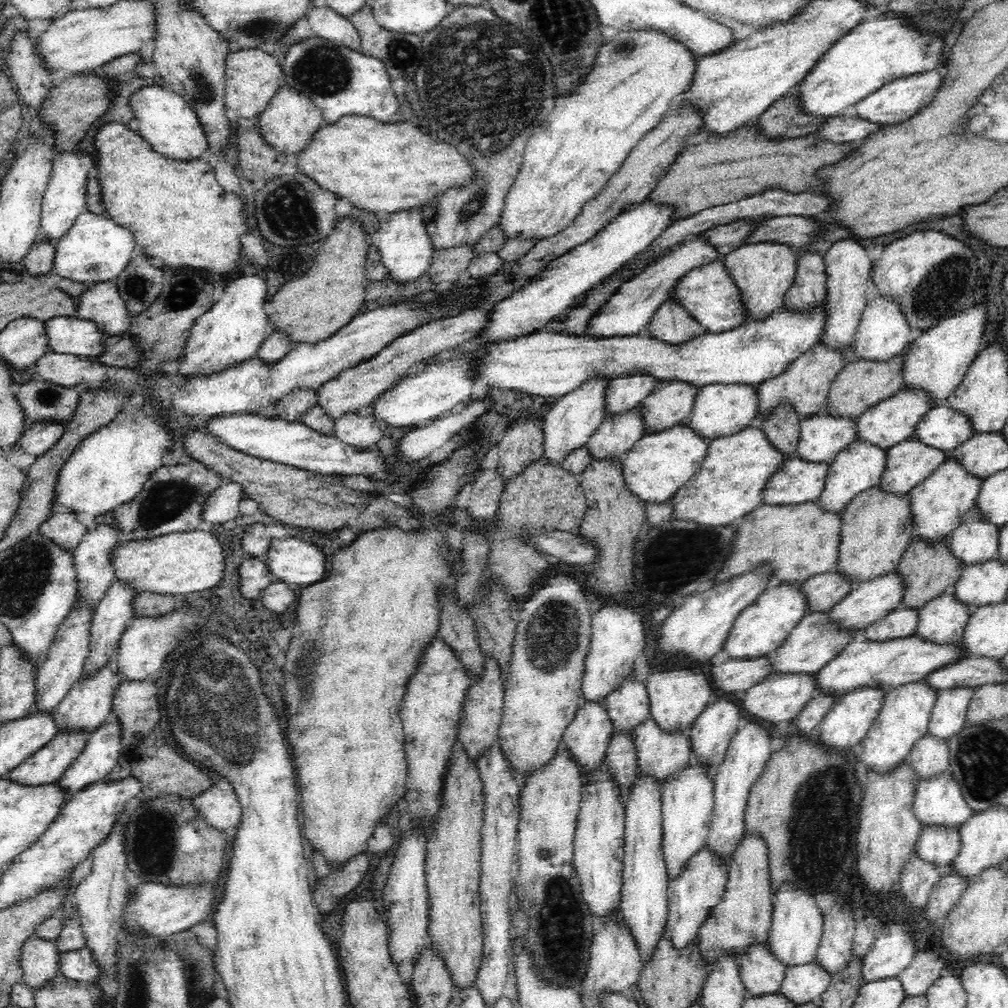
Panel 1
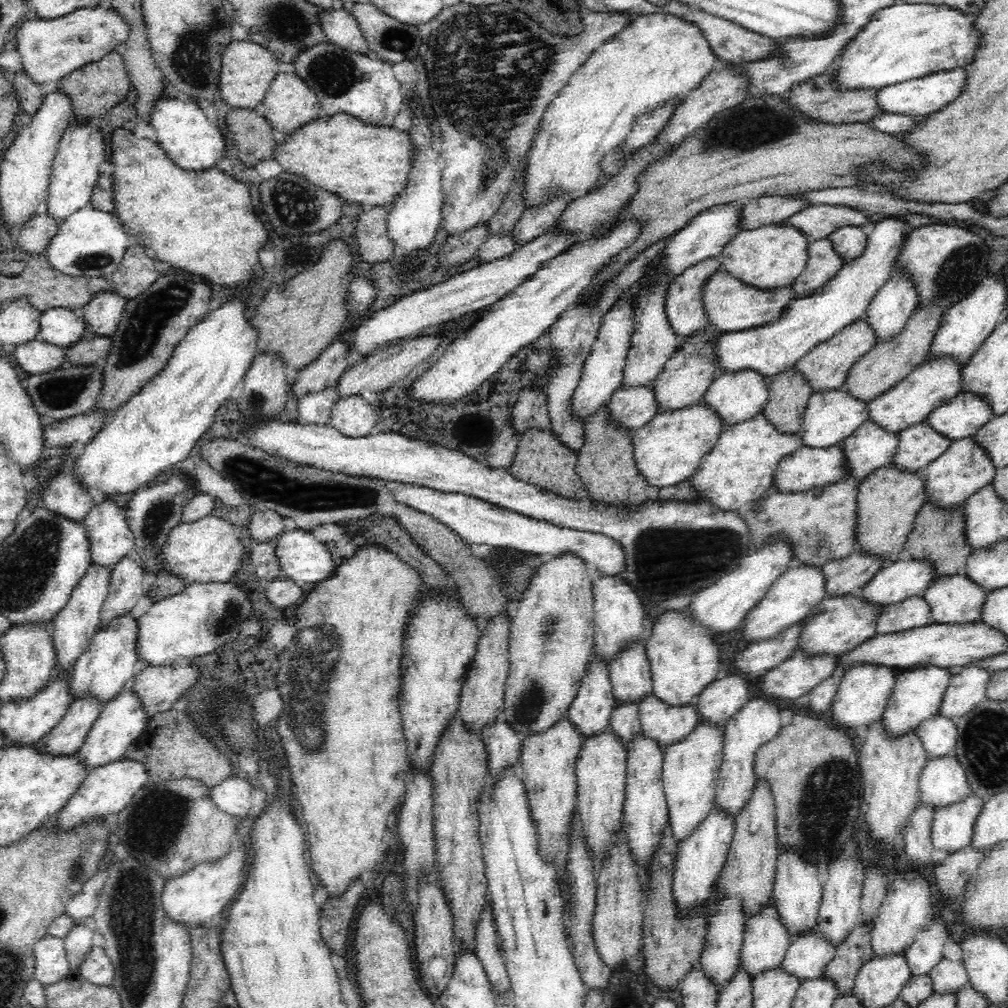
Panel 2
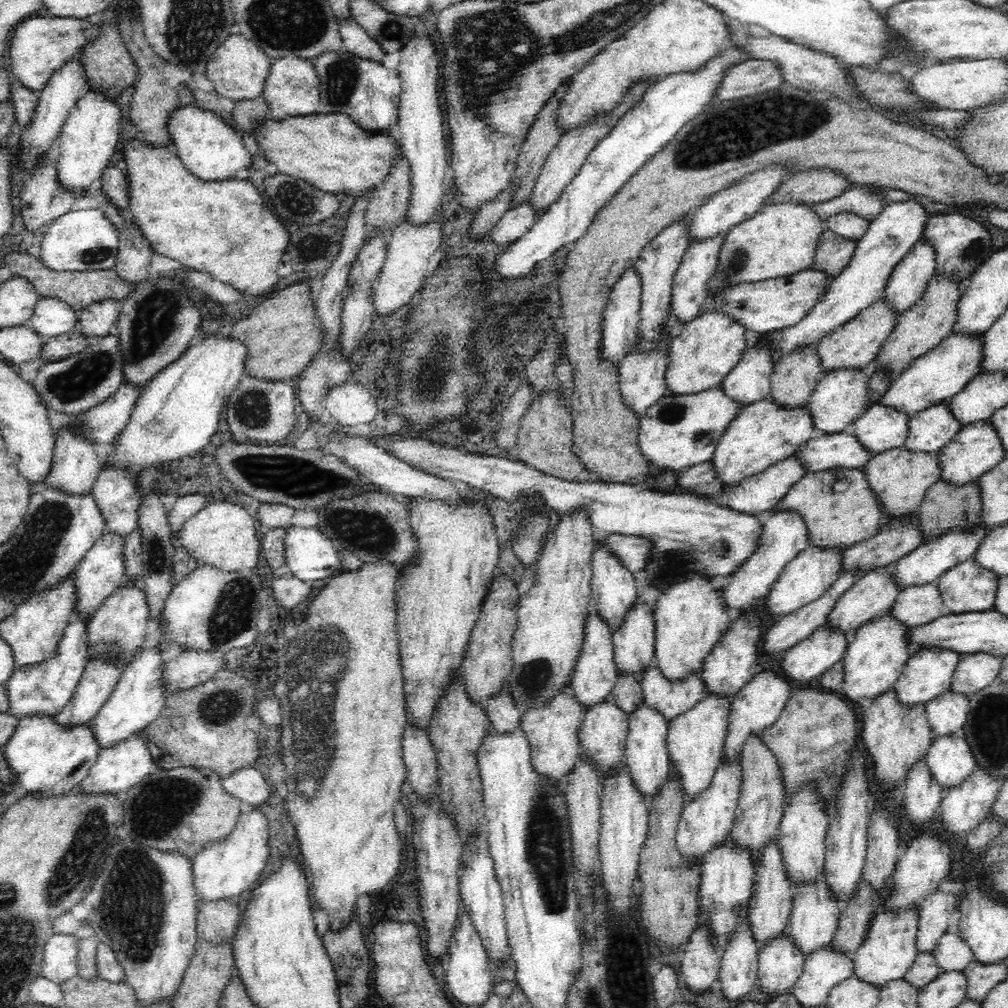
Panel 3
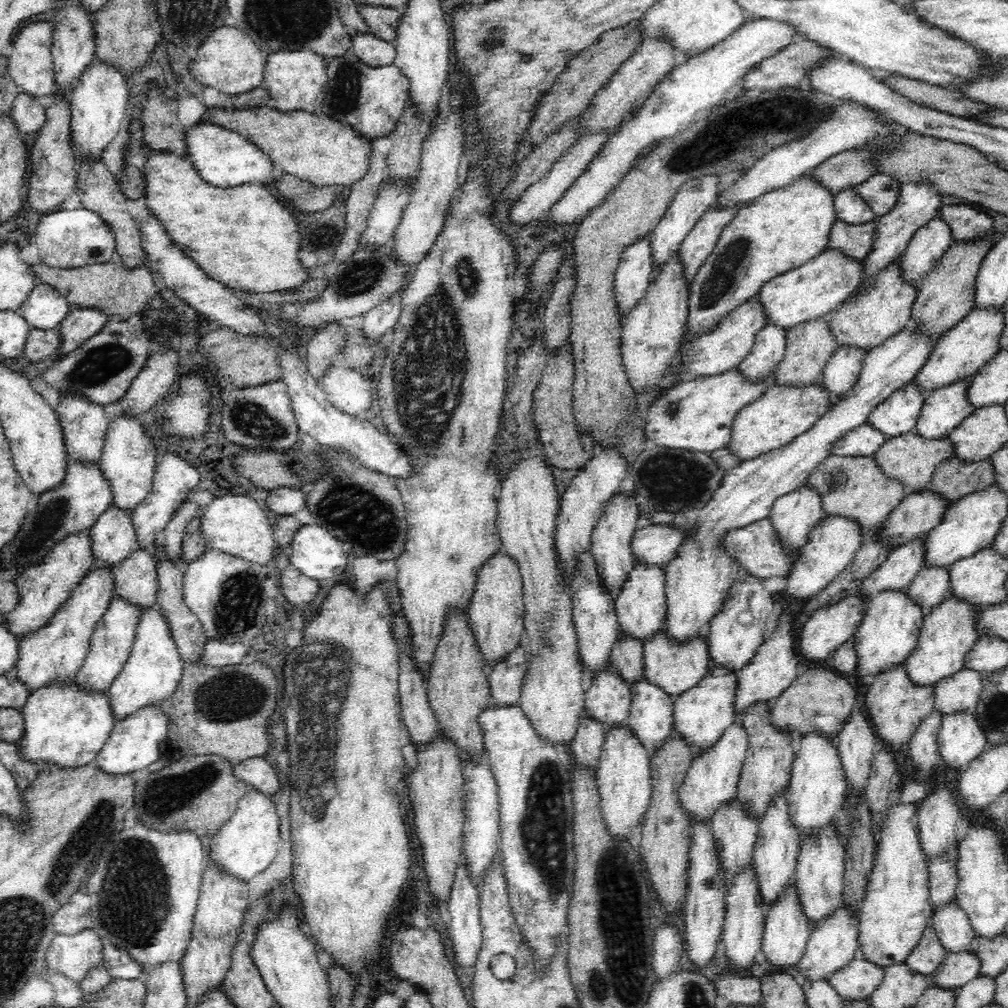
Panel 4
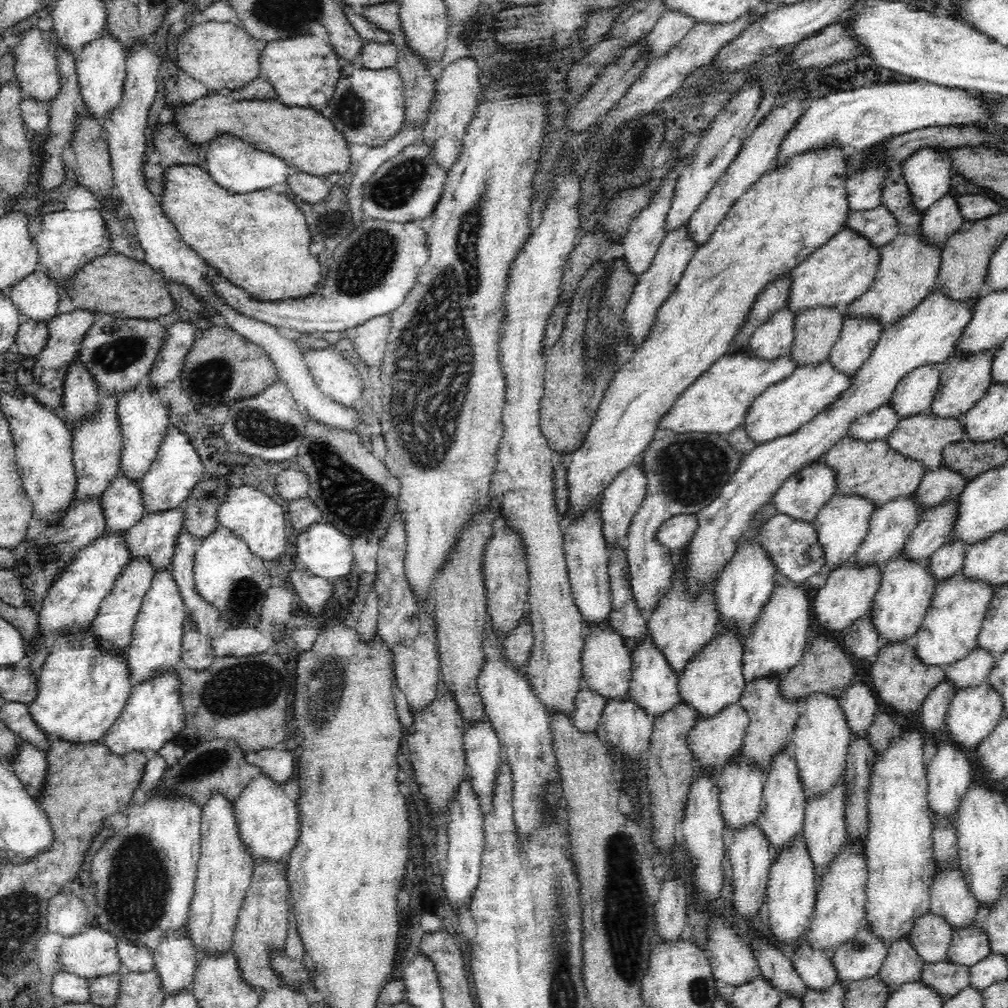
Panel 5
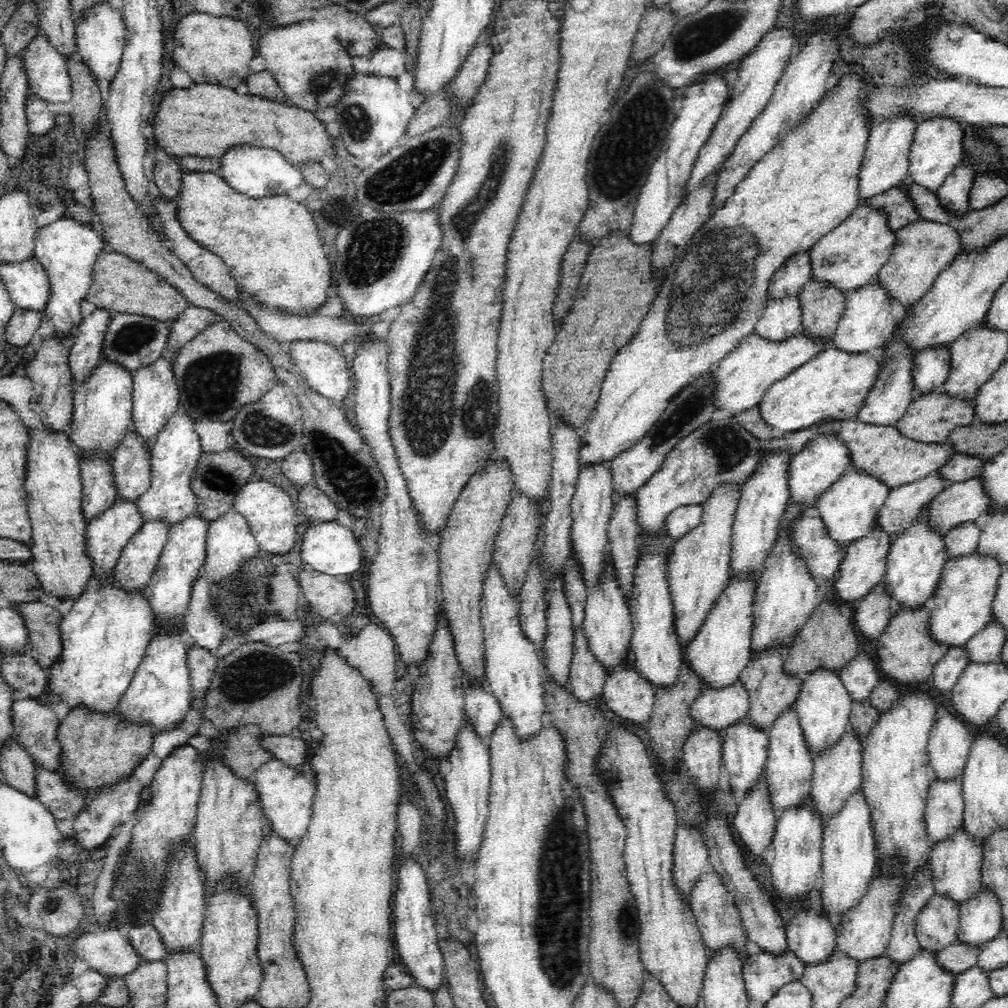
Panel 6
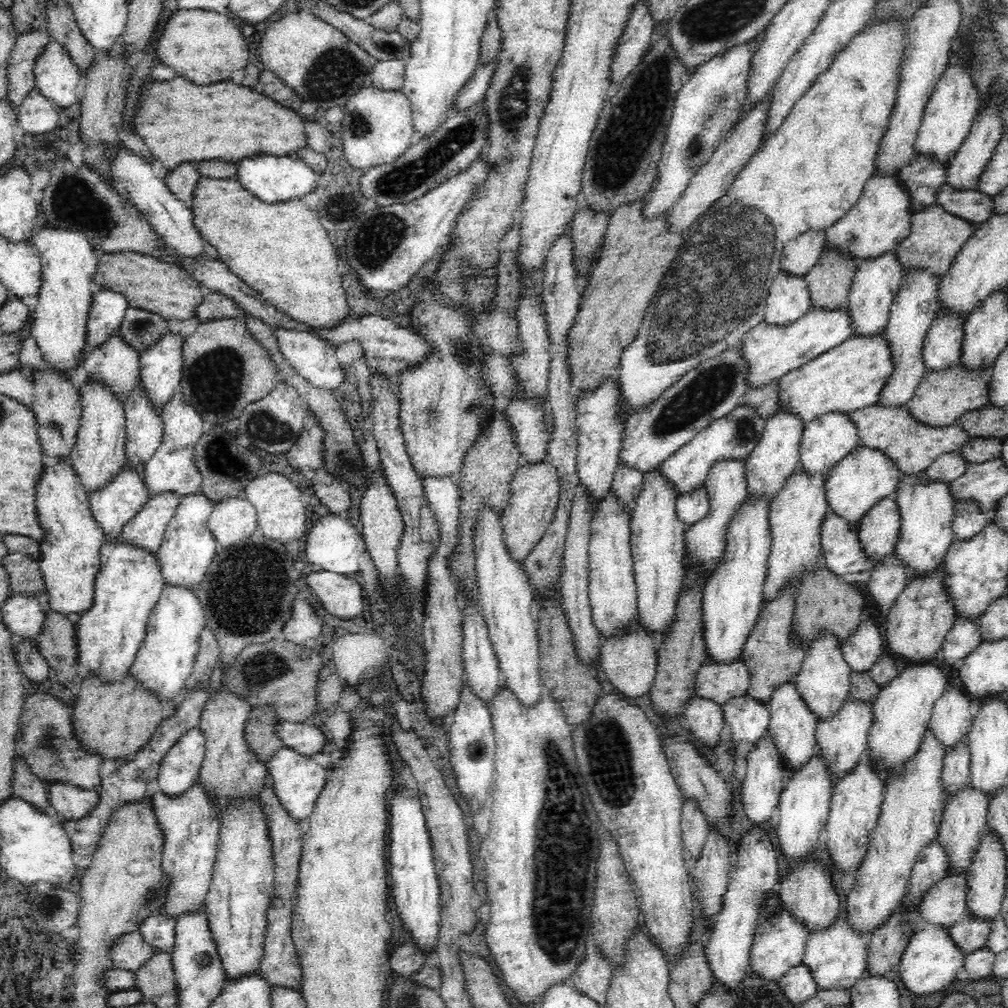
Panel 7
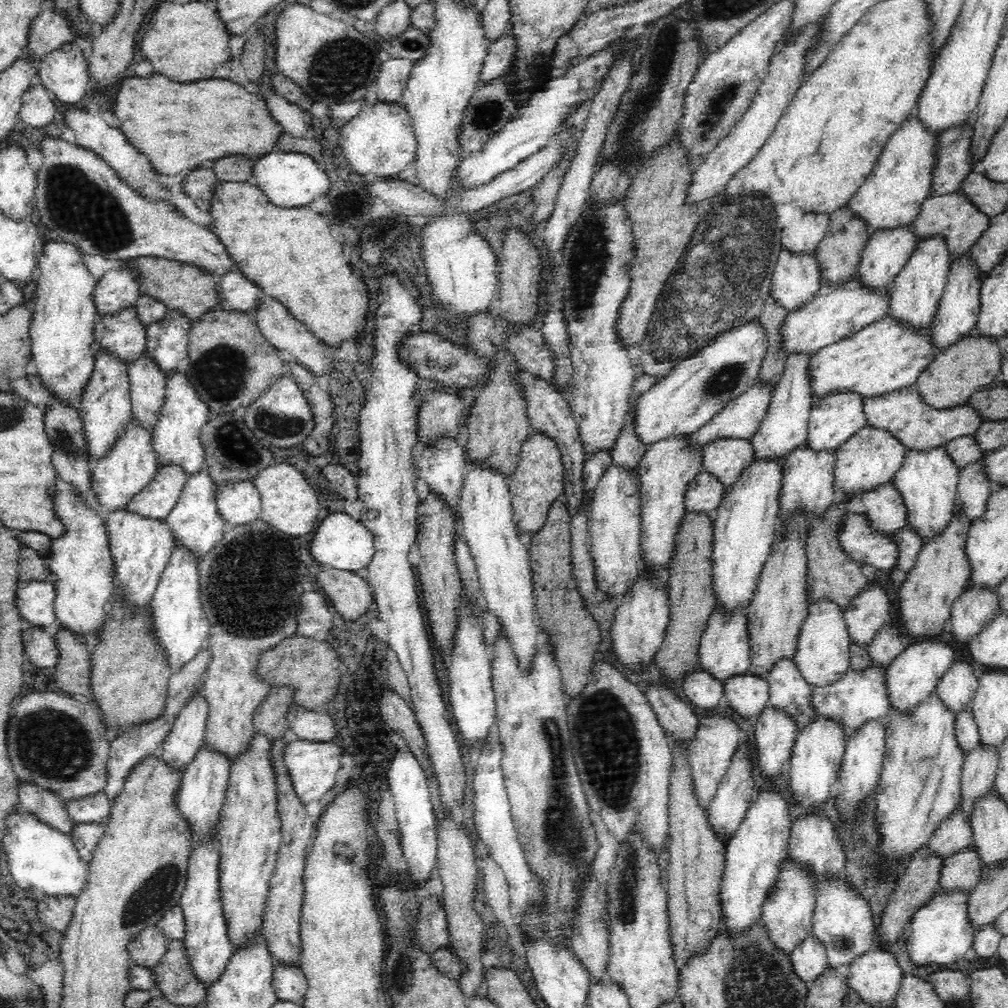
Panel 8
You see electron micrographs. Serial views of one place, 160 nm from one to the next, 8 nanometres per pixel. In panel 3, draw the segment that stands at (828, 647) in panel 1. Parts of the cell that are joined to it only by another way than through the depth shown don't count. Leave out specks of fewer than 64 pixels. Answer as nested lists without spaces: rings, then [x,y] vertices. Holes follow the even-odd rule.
[[[890,563],[882,566],[877,566],[872,570],[866,571],[854,586],[840,598],[836,608],[828,614],[828,621],[834,625],[834,629],[842,629],[846,631],[850,637],[860,623],[867,621],[869,618],[881,615],[886,611],[890,611],[892,604],[896,602],[901,588],[896,577],[896,564]]]

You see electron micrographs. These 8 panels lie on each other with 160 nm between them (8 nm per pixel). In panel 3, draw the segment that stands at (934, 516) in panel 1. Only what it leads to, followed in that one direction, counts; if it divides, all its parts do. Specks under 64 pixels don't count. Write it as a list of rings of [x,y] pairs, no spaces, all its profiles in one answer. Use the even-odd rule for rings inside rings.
[[[986,418],[964,425],[956,433],[950,442],[947,442],[937,452],[942,461],[942,479],[948,479],[952,483],[967,483],[982,476],[990,467],[993,467],[1004,456],[1004,445],[1002,437],[994,427],[993,419]]]

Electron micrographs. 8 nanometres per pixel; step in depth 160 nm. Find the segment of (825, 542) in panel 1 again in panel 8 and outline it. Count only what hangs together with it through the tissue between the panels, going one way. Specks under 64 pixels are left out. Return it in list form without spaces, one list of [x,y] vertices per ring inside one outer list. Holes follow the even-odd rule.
[[[916,384],[866,397],[864,411],[867,415],[867,425],[888,429],[906,445],[907,449],[935,447],[944,445],[957,436],[975,434],[983,422],[979,410],[968,403],[952,408],[935,408],[924,399]]]

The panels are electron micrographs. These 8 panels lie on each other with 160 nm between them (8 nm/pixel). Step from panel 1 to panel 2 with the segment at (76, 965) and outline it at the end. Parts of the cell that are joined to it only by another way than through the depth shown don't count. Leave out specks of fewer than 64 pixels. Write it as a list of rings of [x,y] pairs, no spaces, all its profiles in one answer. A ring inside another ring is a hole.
[[[93,946],[78,973],[98,986],[113,986],[114,965],[104,947]]]

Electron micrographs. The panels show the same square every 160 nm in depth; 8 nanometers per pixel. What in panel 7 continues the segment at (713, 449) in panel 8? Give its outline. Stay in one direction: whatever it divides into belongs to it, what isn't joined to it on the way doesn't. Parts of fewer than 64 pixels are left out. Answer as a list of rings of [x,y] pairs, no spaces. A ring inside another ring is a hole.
[[[726,457],[718,459],[709,466],[705,474],[704,485],[710,495],[710,510],[708,514],[697,523],[690,526],[690,530],[684,534],[684,544],[686,547],[685,569],[693,562],[704,565],[704,584],[711,575],[713,566],[722,558],[725,546],[725,526],[737,506],[748,495],[748,481],[746,478],[746,460]]]

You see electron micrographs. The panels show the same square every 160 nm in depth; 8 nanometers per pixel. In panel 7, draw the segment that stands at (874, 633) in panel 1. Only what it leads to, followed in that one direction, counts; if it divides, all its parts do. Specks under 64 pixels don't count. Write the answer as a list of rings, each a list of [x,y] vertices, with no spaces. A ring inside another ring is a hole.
[[[958,499],[953,518],[953,534],[958,539],[972,538],[988,522],[989,514],[982,511],[976,499]]]

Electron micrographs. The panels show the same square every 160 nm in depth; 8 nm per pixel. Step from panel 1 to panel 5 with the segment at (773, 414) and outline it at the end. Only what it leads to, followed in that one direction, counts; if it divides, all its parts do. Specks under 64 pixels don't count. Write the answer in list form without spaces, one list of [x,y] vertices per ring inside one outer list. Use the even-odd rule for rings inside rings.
[[[816,306],[797,312],[792,348],[798,365],[819,363],[828,358],[840,336],[844,315],[836,306]]]

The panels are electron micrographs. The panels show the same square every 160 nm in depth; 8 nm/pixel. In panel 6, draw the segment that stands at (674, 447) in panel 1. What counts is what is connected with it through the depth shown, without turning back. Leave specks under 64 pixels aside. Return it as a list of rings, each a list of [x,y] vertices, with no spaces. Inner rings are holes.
[[[753,331],[718,364],[716,370],[712,371],[716,381],[719,411],[728,410],[736,416],[742,410],[756,406],[763,400],[763,396],[772,384],[788,376],[793,370],[818,356],[820,352],[833,347],[834,344],[833,338],[819,338],[804,331],[784,340],[769,340]]]

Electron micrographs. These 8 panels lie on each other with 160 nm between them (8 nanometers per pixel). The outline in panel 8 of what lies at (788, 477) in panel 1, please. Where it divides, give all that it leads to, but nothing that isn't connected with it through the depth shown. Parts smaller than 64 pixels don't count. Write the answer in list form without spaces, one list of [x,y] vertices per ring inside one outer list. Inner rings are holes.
[[[936,233],[920,239],[910,258],[892,283],[892,305],[890,316],[903,322],[914,323],[915,328],[930,325],[936,316],[939,303],[946,286],[950,251],[944,233]]]

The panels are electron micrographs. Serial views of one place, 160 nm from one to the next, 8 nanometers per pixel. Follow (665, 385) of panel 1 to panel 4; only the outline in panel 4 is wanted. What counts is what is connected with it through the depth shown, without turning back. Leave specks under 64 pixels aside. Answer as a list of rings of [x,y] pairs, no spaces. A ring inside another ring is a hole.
[[[756,294],[746,305],[740,306],[735,312],[723,321],[719,328],[698,341],[689,341],[680,352],[684,364],[682,364],[682,381],[699,377],[700,375],[711,375],[726,370],[728,367],[738,367],[748,356],[756,341],[760,330],[769,323],[767,318],[767,306],[763,304],[761,295]]]

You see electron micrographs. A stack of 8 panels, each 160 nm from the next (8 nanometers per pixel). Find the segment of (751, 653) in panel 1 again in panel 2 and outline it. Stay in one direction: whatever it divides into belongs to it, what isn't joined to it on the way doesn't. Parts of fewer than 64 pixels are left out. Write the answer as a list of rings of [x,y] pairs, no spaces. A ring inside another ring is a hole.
[[[794,562],[772,583],[770,590],[741,622],[742,638],[754,642],[775,635],[779,630],[811,615],[826,594],[826,575],[822,565]]]

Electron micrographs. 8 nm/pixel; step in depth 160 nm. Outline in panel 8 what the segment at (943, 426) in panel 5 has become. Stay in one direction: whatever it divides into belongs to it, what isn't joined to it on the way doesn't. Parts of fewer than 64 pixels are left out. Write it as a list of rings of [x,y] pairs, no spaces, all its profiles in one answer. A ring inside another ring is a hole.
[[[976,330],[970,331],[948,348],[940,350],[930,366],[915,383],[924,399],[935,408],[952,408],[968,403],[969,398],[980,387],[987,387],[1000,377],[1003,357],[1002,337],[983,336]]]

